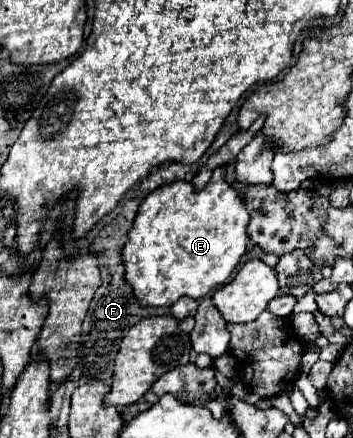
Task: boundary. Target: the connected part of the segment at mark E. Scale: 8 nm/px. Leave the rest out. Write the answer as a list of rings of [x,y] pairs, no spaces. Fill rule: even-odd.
[[[221,165],[213,171],[213,179],[199,193],[189,181],[173,181],[157,187],[149,193],[135,217],[135,223],[129,231],[129,241],[123,247],[123,263],[125,263],[125,279],[131,283],[137,299],[143,305],[163,307],[173,305],[179,297],[187,295],[193,299],[201,299],[215,289],[215,285],[227,283],[233,269],[239,265],[243,253],[247,251],[249,235],[249,211],[245,207],[243,197],[237,193],[233,185],[225,181],[227,167]]]

